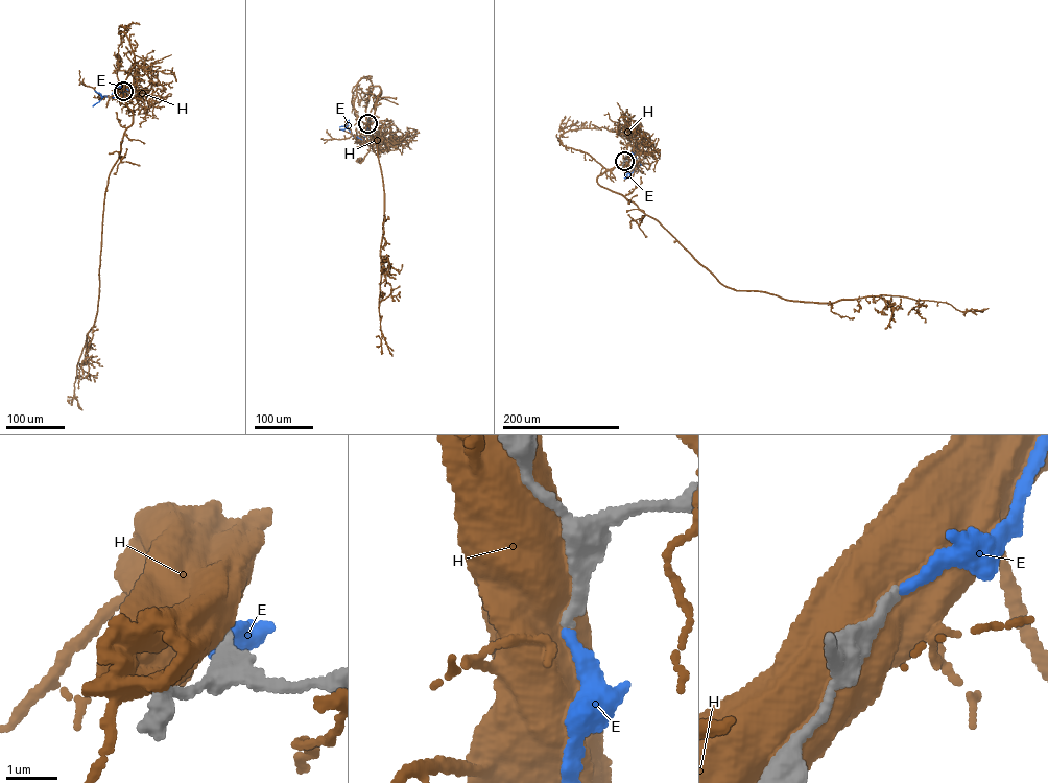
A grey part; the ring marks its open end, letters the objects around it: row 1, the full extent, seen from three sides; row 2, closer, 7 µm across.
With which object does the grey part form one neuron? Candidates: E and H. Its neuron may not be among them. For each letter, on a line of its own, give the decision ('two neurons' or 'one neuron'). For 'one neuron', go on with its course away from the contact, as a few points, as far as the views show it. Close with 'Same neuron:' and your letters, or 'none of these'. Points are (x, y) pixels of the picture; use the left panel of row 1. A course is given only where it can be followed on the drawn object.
E: one neuron; it runs (123, 91), (118, 86), (112, 95), (101, 96), (92, 107)
H: two neurons
Same neuron: E

